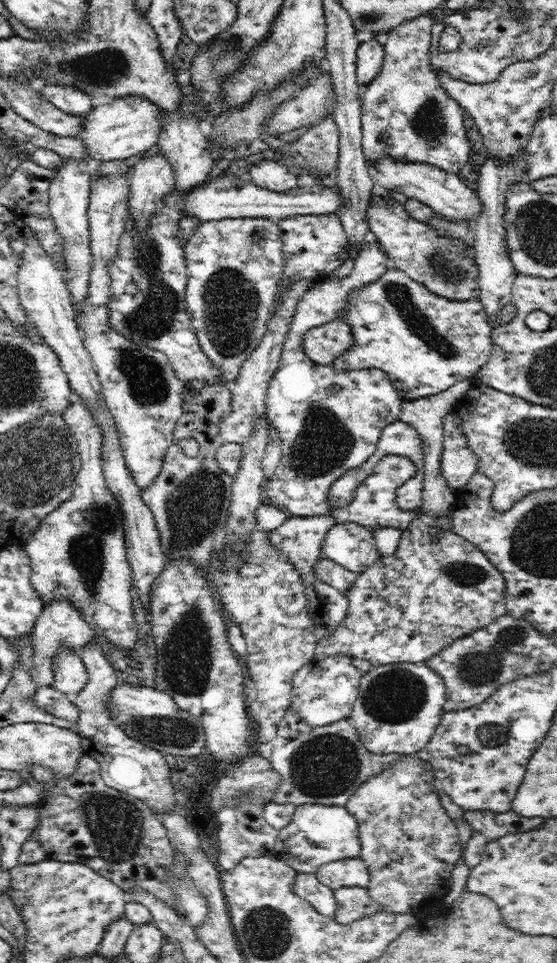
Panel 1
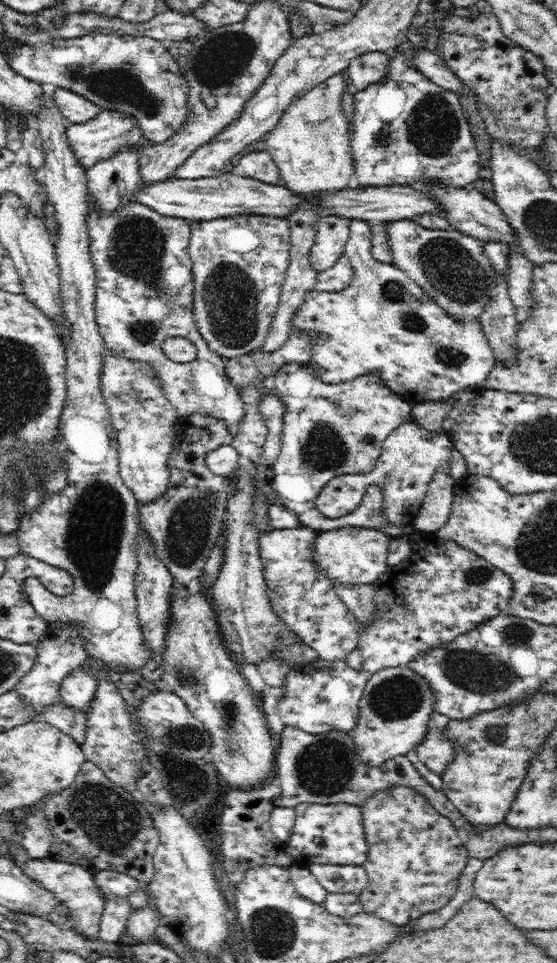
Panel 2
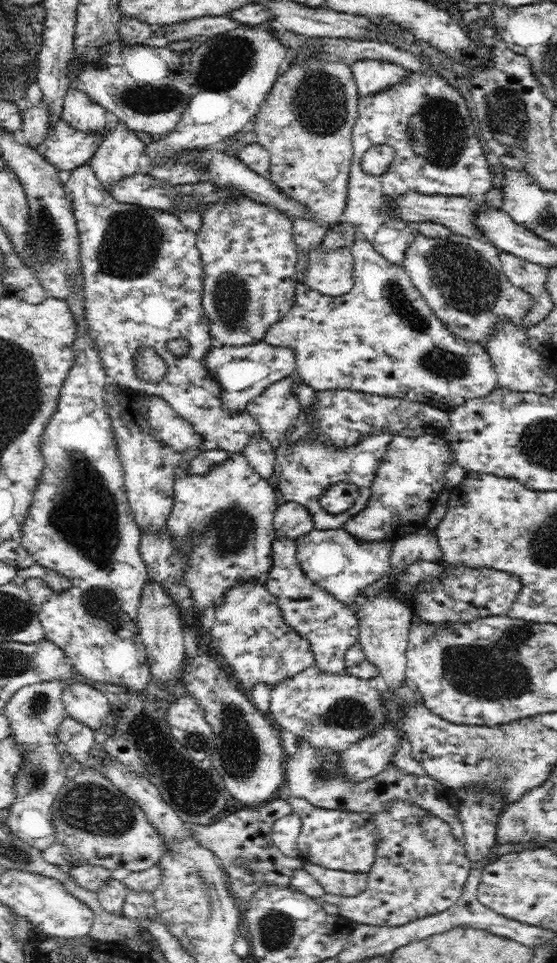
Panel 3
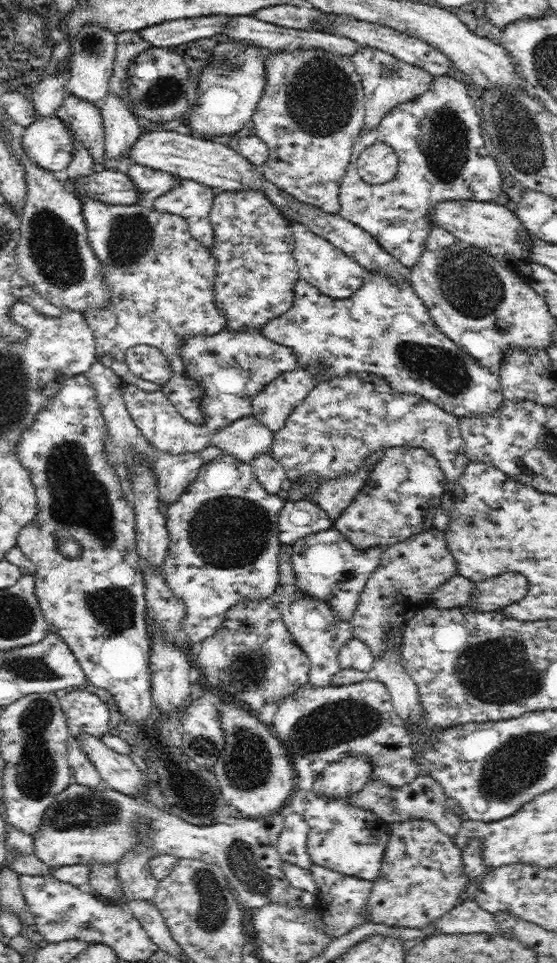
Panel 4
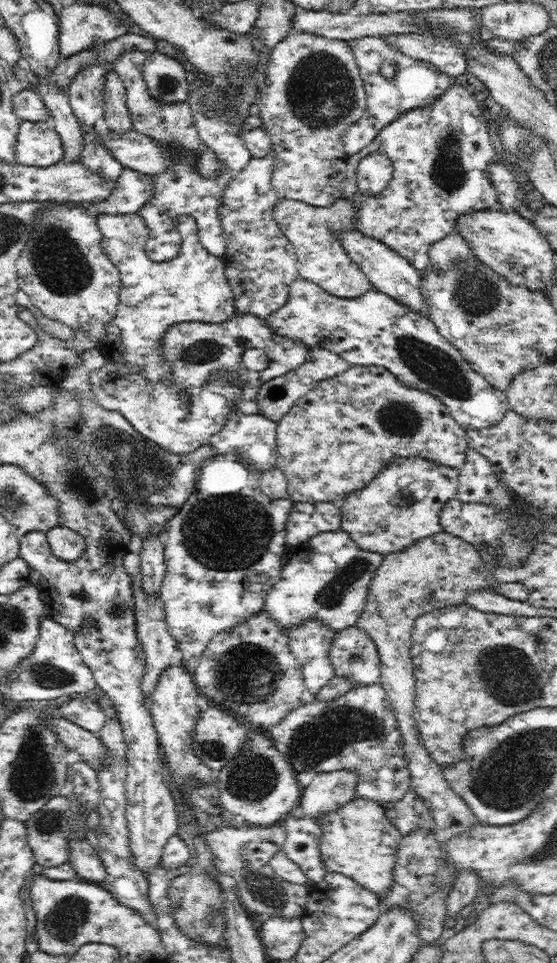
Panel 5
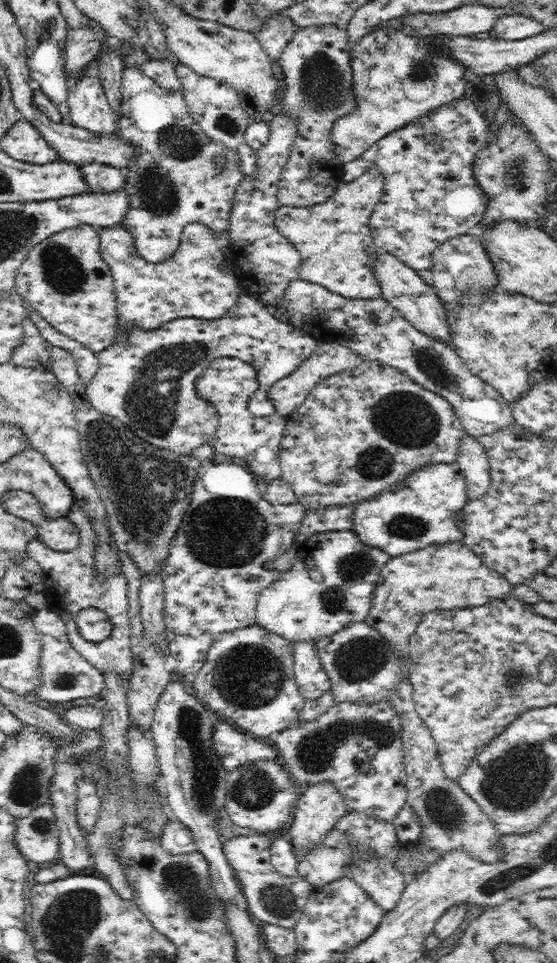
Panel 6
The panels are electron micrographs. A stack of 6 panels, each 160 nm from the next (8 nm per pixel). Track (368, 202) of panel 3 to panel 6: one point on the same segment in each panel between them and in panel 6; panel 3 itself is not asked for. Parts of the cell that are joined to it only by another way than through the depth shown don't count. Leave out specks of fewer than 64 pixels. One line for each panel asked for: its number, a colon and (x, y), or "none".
4: (442, 157)
5: (440, 153)
6: (431, 195)

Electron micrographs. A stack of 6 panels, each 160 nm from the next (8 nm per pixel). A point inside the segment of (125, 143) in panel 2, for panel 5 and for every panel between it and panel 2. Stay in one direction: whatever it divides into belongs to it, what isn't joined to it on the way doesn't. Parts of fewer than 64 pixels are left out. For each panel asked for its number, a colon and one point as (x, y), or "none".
3: (66, 148)
4: (48, 141)
5: (37, 145)

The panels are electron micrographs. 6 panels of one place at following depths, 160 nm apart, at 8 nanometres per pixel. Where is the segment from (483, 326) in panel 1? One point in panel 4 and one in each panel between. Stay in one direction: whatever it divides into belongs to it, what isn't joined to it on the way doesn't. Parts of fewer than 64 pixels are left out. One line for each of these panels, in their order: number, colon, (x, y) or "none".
2: (384, 322)
3: (382, 338)
4: (384, 328)

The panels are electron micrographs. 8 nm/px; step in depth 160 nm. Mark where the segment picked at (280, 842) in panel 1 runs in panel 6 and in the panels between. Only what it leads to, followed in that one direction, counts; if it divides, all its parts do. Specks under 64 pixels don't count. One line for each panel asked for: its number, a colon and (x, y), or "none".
2: (333, 834)
3: (345, 840)
4: (349, 840)
5: (359, 840)
6: (375, 843)

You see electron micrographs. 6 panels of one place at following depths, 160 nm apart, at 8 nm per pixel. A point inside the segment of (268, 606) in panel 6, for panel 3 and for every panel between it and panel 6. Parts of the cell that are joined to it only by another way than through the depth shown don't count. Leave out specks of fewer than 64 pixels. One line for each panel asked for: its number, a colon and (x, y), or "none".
3: (343, 566)
4: (327, 566)
5: (326, 577)

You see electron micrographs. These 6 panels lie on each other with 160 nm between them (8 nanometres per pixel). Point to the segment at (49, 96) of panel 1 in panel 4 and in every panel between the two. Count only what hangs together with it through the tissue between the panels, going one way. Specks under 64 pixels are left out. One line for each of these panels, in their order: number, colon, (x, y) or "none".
2: (76, 109)
3: (83, 113)
4: (85, 120)

